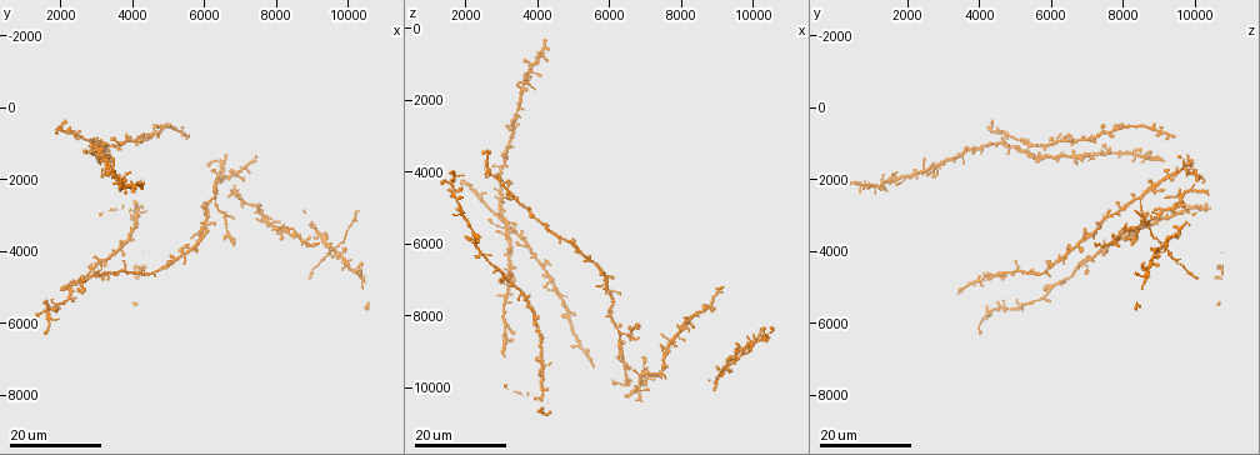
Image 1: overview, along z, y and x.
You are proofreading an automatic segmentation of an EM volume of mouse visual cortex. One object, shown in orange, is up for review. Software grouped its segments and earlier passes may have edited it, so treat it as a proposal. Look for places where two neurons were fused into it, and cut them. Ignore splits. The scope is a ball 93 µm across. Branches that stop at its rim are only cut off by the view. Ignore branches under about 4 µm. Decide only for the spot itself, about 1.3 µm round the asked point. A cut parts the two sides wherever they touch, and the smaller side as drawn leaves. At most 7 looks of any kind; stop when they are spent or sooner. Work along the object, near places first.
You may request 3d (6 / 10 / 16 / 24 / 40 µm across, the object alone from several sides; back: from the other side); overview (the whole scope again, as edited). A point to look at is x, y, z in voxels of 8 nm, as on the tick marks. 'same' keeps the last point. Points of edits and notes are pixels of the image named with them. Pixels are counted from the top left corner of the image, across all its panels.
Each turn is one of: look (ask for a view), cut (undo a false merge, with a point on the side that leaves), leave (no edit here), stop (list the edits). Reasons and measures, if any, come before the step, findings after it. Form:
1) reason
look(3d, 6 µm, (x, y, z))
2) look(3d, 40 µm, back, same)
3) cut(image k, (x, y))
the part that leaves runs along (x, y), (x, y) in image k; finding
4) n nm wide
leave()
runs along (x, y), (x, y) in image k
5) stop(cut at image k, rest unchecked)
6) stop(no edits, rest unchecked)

four or more arms meet
look(3d, 16 µm, (1700, 5600, 4500))

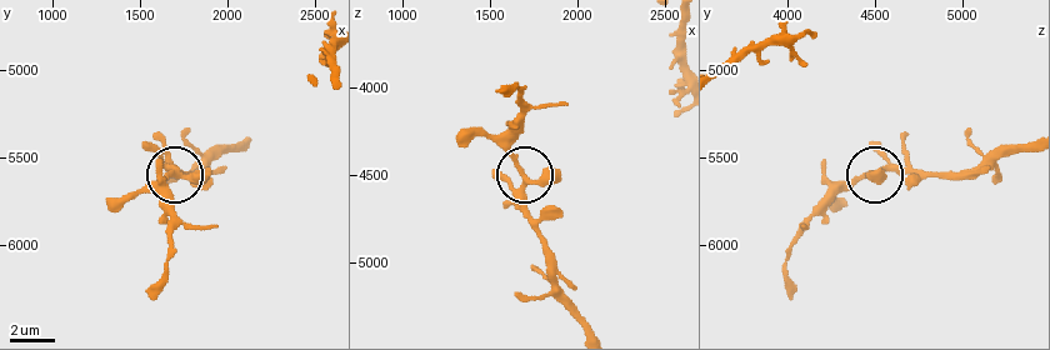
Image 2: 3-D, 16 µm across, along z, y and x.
look(3d, 6 µm, (1700, 5580, 4520))

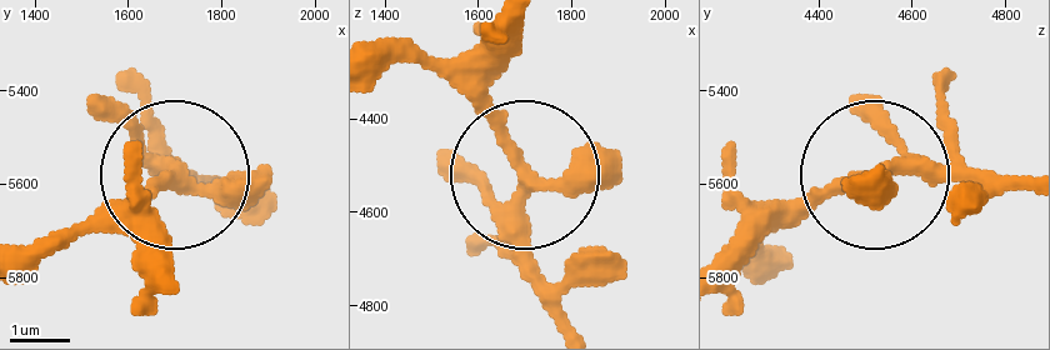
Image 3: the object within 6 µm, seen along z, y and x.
4 arms
leave()
continuous, no second neuron

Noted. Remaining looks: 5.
look(3d, 16 µm, (2600, 4800, 4000))

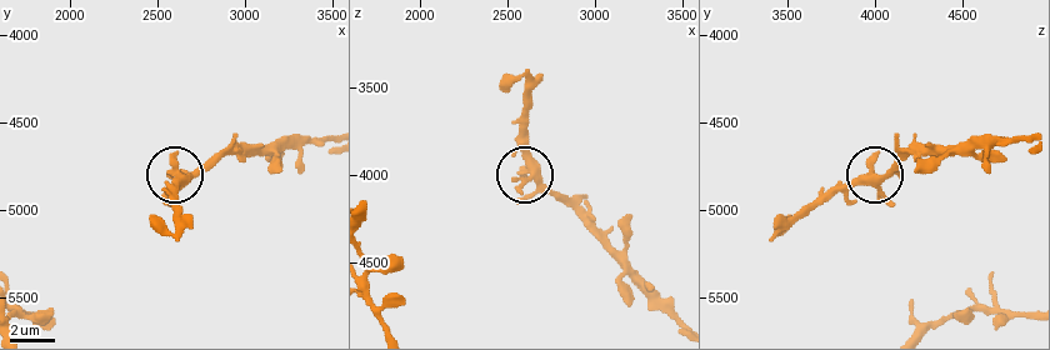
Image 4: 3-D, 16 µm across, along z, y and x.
look(3d, 10 µm, (2600, 4880, 4040))

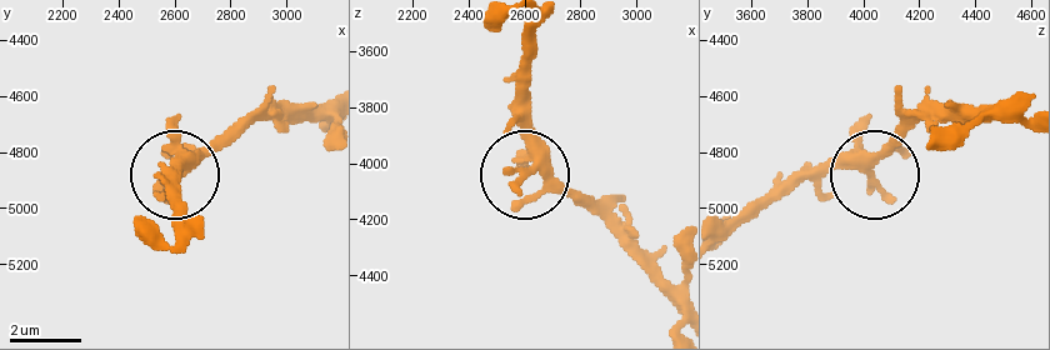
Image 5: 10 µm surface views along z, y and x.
5 arms
leave()
runs along (675, 296), (595, 216), (533, 174), (526, 94) in image 5; one neuron here

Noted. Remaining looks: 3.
look(3d, 16 µm, (6200, 2600, 8500))

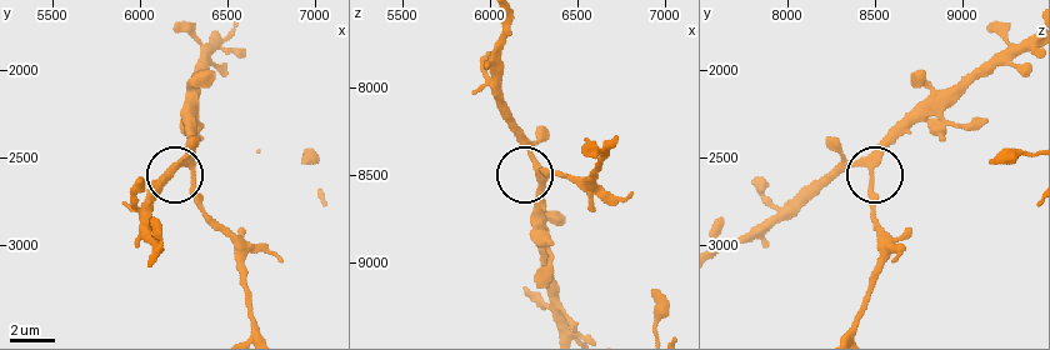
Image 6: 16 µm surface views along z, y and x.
look(3d, 6 µm, (6300, 2560, 8480))

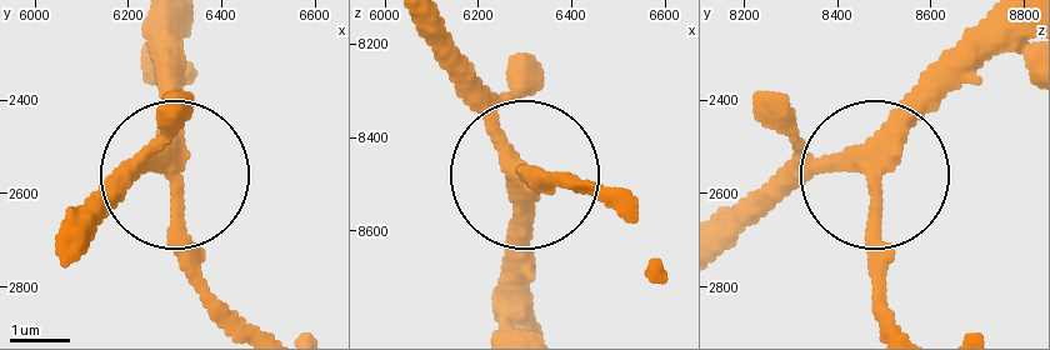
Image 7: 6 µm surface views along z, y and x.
leave()
runs along (424, 24), (514, 158), (558, 173) in image 7; one neuron here

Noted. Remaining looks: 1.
stop(no edits, rest unchecked)

